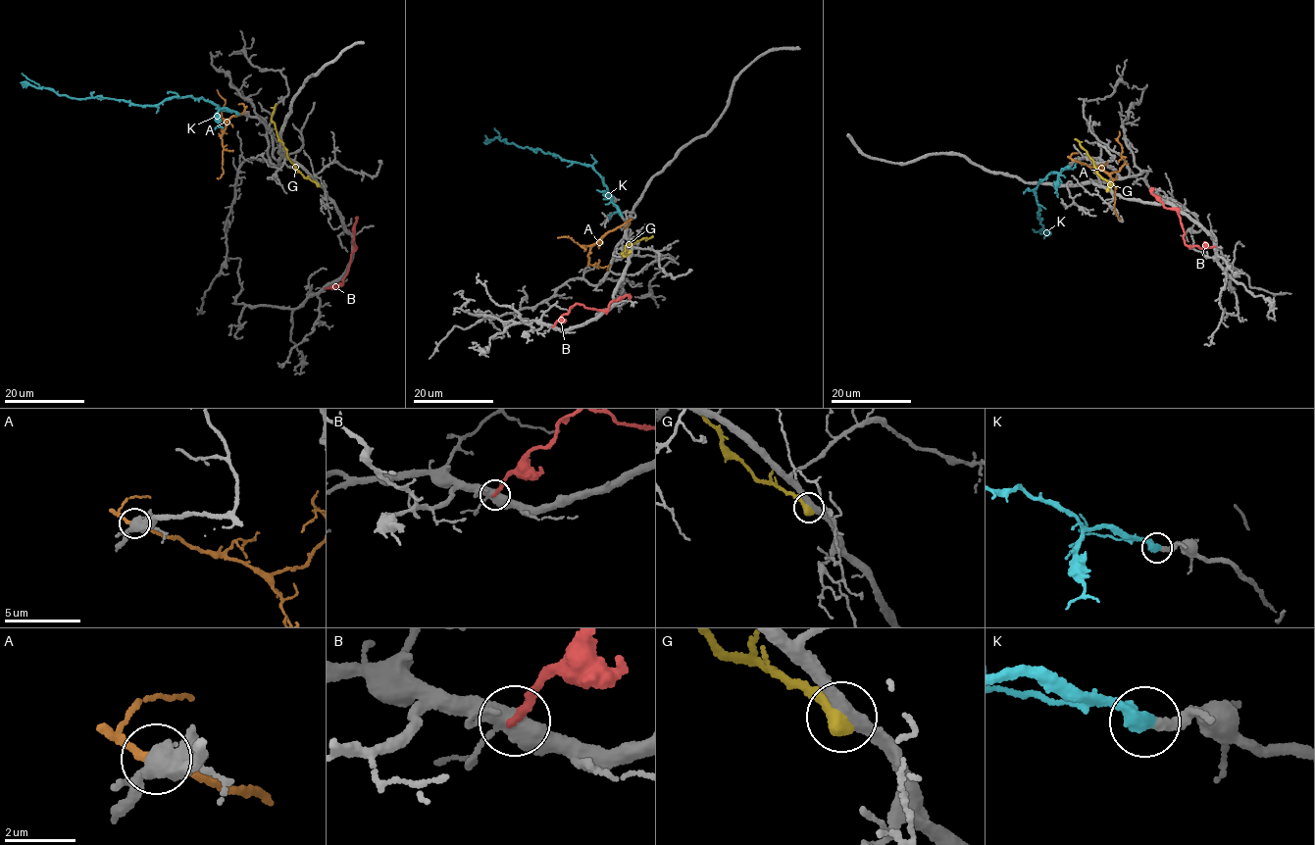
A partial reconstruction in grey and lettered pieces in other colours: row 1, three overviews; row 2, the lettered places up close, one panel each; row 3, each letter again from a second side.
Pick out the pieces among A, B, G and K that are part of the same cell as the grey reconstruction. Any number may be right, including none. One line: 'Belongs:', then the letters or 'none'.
Belongs: K

